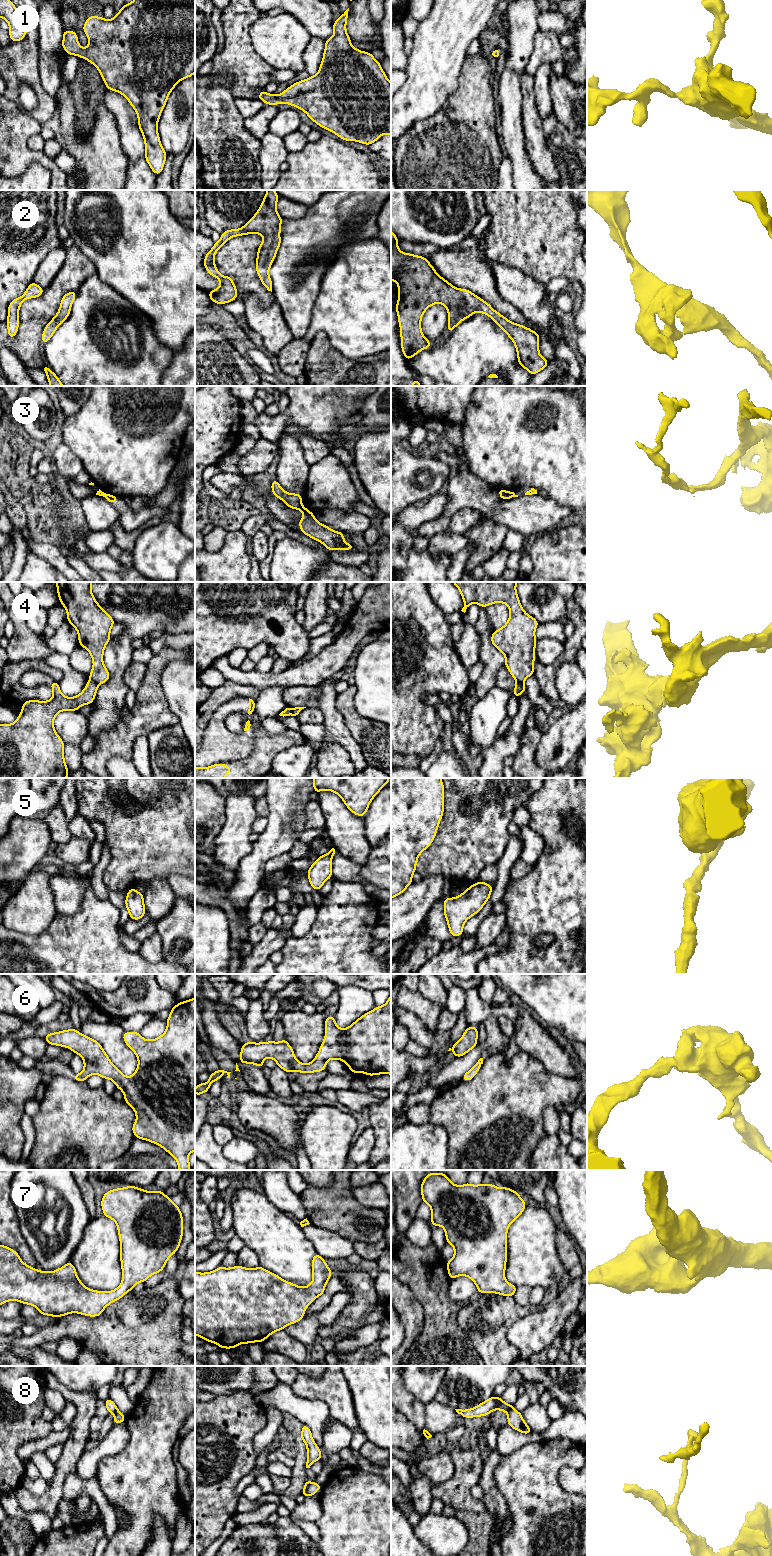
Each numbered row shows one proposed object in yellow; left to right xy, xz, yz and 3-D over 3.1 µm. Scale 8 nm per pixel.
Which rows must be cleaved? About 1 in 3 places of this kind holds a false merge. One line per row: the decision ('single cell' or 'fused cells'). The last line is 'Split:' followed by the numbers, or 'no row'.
1: single cell
2: single cell
3: fused cells
4: fused cells
5: single cell
6: single cell
7: single cell
8: fused cells
Split: 3, 4, 8

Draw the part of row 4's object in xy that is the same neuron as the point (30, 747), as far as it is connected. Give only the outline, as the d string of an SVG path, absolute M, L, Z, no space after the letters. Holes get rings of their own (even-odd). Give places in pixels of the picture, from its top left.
M89 680L79 695L65 697L59 683L53 681L50 700L27 700L21 705L21 713L13 724L0 724L0 778L67 778L69 770L63 754L65 744L55 731L54 719L61 711L78 711L82 705L92 704L98 686Z

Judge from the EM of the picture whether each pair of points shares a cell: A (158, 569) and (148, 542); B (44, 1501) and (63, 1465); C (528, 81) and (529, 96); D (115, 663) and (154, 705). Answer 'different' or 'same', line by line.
A: same
B: same
C: same
D: different

